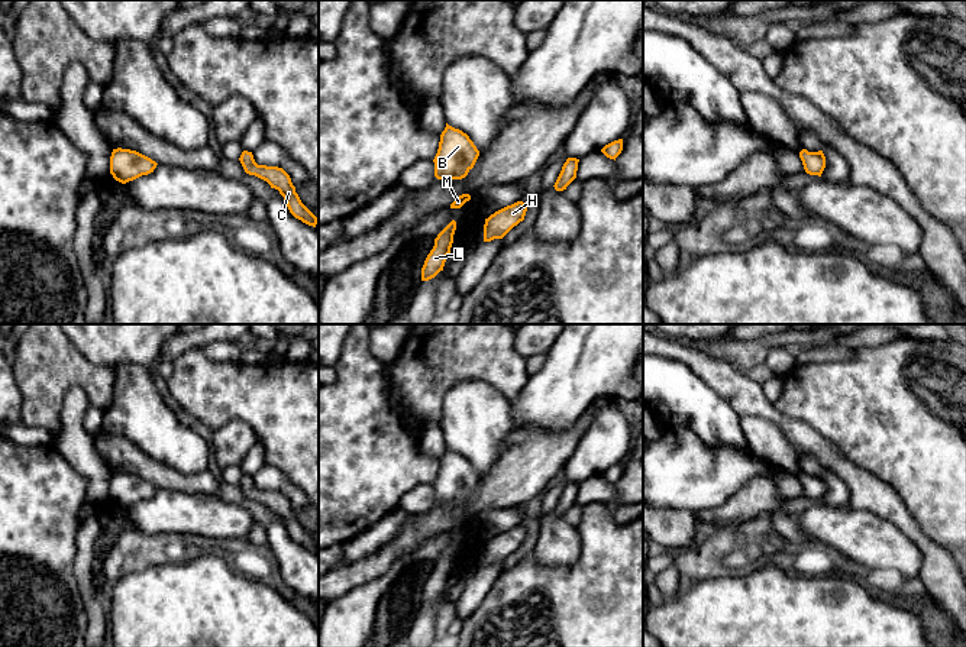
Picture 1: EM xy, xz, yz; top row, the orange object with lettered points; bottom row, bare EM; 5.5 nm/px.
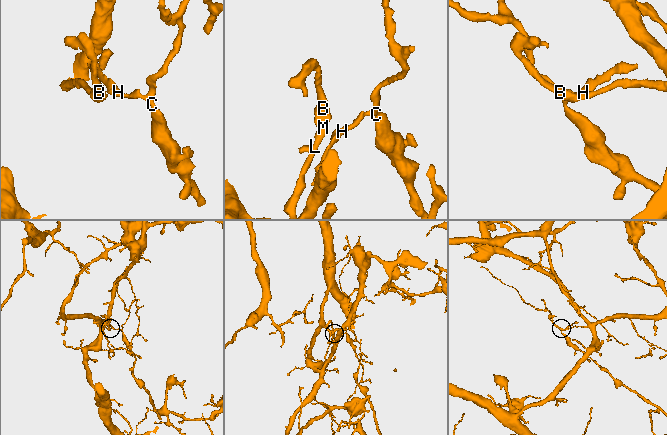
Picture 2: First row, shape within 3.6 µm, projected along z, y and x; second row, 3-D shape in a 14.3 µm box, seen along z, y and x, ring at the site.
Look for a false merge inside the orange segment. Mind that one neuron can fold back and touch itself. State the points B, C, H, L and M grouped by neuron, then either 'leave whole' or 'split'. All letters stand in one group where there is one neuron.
B H L M / C; split

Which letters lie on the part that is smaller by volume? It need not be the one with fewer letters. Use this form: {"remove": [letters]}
{"remove": ["C"]}

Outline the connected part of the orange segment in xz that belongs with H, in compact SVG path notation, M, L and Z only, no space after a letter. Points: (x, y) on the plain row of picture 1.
M517 525L491 538L485 543L484 566L503 563L514 550L524 544L526 536L526 527Z

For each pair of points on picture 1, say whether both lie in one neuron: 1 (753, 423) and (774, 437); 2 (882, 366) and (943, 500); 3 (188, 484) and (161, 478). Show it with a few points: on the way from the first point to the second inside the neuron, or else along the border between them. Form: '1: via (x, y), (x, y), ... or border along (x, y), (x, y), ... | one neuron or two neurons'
1: via (758, 427), (769, 437) | one neuron
2: via (907, 400), (943, 436), (943, 466) | one neuron
3: via (181, 482), (168, 478) | one neuron

